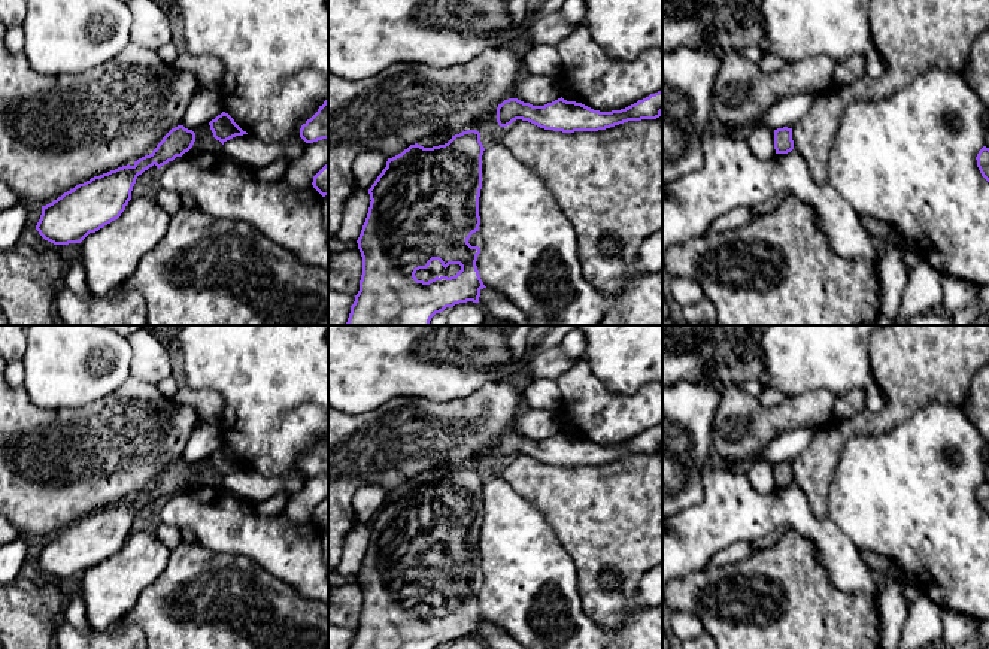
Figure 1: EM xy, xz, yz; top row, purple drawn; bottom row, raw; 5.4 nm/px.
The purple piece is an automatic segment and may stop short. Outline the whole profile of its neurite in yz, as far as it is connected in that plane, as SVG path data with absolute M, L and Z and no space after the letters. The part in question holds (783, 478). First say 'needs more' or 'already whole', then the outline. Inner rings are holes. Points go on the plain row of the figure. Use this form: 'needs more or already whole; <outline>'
already whole; M783 461L774 464L776 488L788 488L794 483L792 463Z

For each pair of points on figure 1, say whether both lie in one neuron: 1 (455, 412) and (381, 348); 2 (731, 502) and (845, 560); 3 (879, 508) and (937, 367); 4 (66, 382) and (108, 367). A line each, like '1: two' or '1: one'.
1: two
2: one
3: two
4: one

